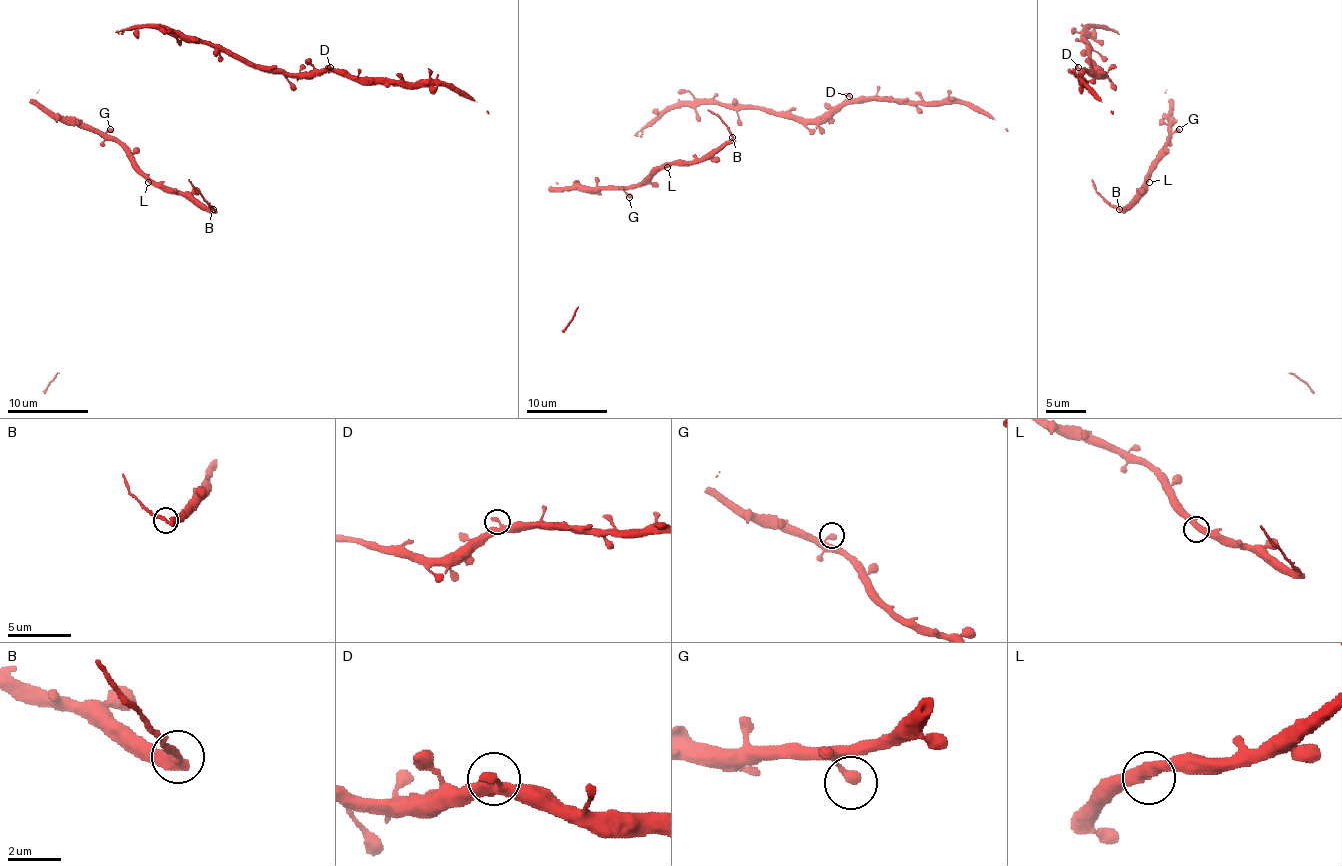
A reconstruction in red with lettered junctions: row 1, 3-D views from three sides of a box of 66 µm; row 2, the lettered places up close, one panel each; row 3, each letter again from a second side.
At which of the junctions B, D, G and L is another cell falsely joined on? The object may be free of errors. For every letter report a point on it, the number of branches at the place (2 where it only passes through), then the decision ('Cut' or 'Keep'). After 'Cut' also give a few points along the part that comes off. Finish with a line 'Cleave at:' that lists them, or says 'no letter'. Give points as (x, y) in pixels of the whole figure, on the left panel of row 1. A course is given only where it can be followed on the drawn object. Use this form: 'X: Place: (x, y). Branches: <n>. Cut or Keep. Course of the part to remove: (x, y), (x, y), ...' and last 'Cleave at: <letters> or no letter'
B: Place: (213, 209). Branches: 2. Cut. Course of the part to remove: (213, 208), (188, 180)
D: Place: (330, 67). Branches: 2. Keep
G: Place: (110, 129). Branches: 1. Keep
L: Place: (148, 182). Branches: 2. Keep
Cleave at: B

